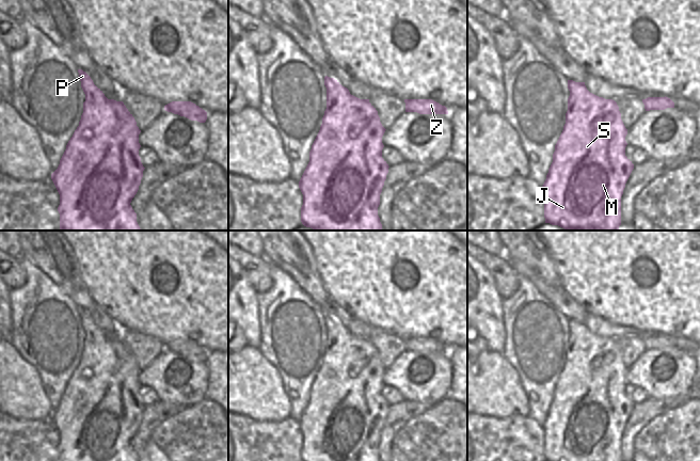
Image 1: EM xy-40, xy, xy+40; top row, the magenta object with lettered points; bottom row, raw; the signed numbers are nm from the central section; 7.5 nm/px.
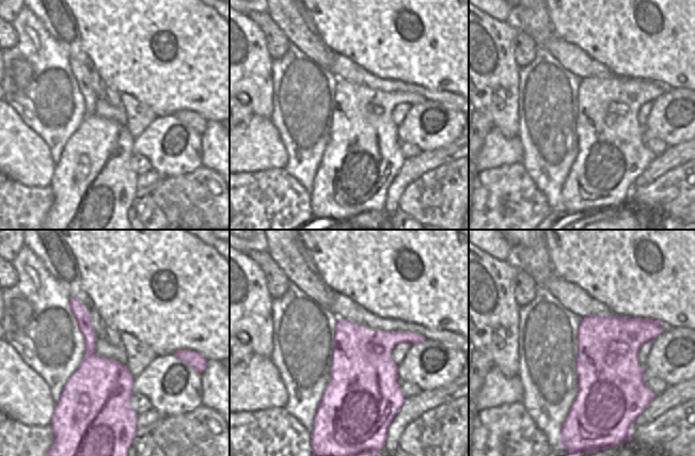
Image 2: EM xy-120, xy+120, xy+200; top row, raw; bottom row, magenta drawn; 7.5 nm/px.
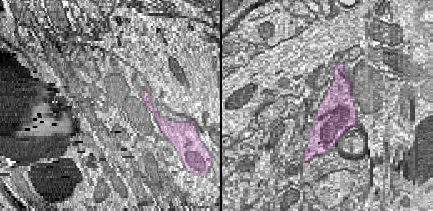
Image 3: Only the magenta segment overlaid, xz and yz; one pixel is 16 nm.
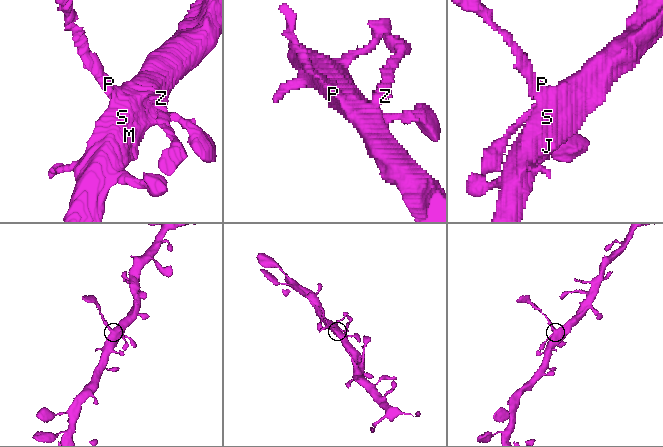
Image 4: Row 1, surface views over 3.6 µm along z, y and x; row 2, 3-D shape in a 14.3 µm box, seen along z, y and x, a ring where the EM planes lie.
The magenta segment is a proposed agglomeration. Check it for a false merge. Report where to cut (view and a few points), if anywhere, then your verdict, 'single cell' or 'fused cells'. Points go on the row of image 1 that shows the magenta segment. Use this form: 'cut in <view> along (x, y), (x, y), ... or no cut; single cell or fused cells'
cut in xy along (330, 78), (332, 93), (331, 98), (327, 101); fused cells

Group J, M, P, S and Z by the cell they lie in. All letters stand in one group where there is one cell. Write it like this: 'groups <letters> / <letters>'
groups J M S Z / P

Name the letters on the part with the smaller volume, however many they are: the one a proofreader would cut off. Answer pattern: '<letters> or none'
P.

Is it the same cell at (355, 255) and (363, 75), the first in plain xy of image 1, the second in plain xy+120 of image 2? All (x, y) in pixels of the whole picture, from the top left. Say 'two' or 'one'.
two

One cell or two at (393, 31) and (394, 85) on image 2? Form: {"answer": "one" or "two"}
{"answer": "two"}

